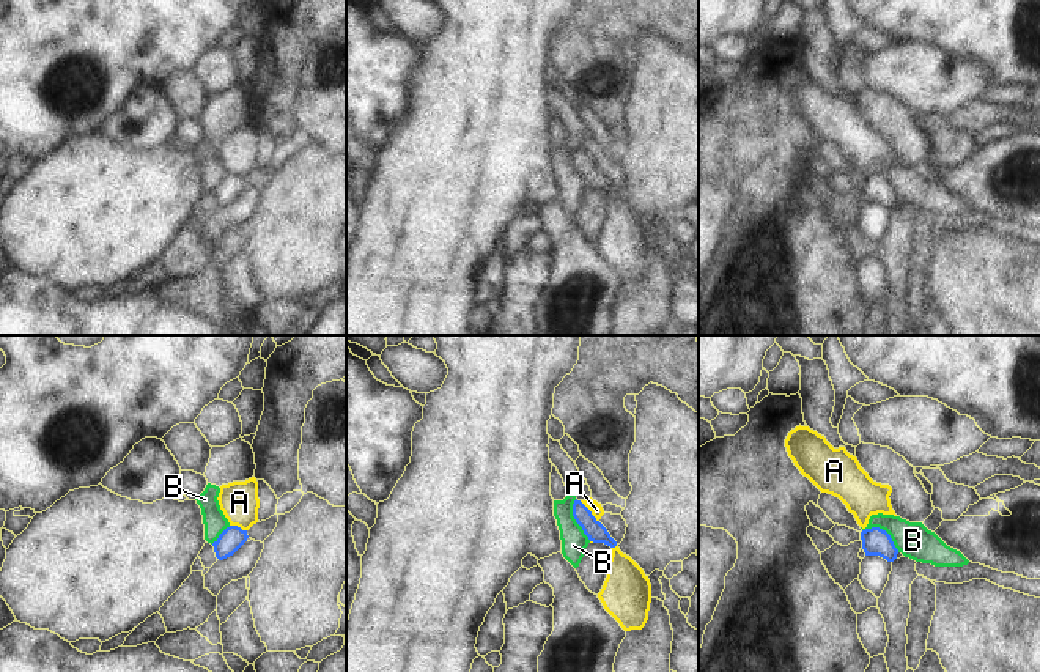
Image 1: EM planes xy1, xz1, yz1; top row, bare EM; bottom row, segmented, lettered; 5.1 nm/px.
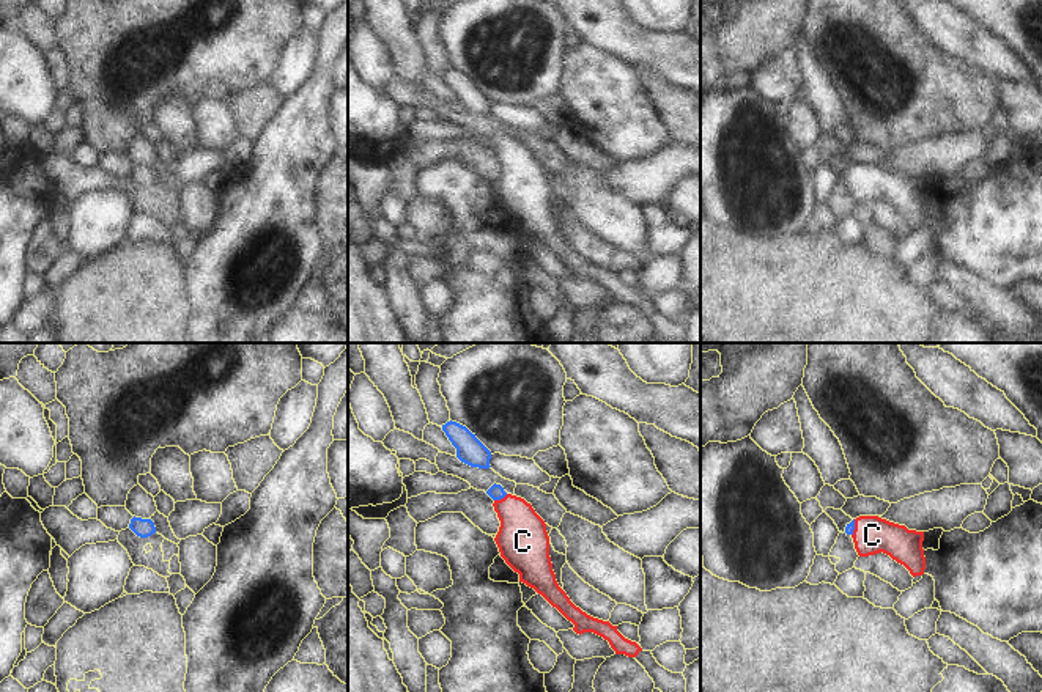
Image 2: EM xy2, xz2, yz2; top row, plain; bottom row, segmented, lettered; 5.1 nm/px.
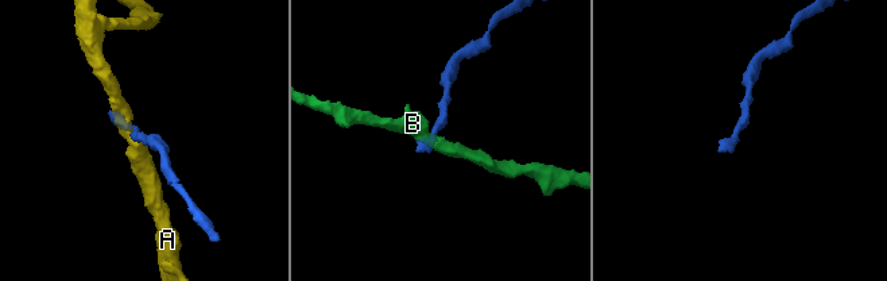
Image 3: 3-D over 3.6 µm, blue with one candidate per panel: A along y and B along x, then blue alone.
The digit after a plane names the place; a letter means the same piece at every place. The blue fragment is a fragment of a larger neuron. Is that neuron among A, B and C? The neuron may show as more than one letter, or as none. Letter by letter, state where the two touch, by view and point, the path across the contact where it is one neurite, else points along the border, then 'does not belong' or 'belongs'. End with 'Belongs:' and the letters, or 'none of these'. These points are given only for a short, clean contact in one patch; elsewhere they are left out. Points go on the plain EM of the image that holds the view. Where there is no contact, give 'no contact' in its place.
A: meets blue in xz1 at (590, 159); border along xz1 (579, 148), (598, 169); does not belong
B: meets blue in yz1 at (885, 178); border along yz1 (862, 177), (881, 175), (899, 199); does not belong
C: meets blue in xz2 at (501, 145); runs through xz2 (496, 139), (501, 145), (515, 161), (523, 187); belongs
Belongs: C

